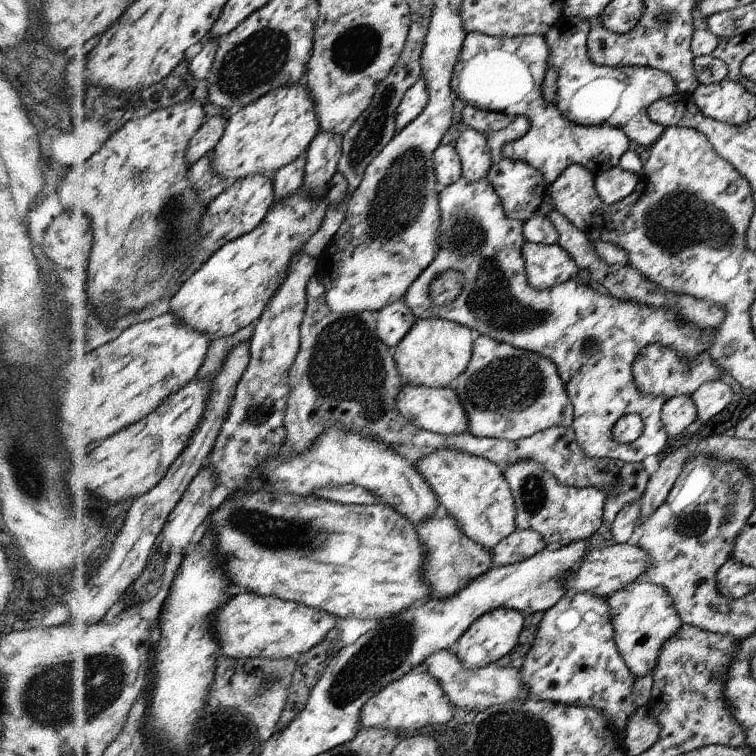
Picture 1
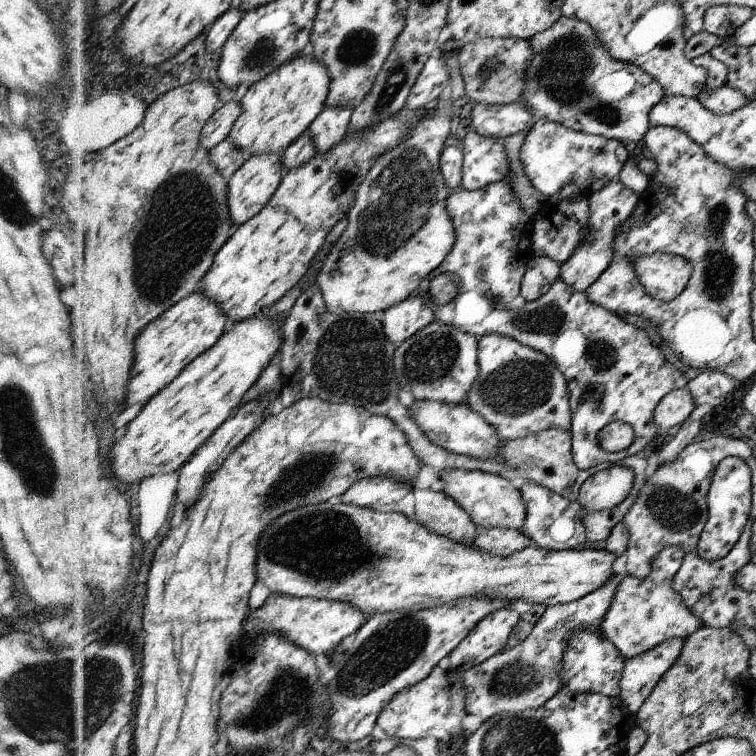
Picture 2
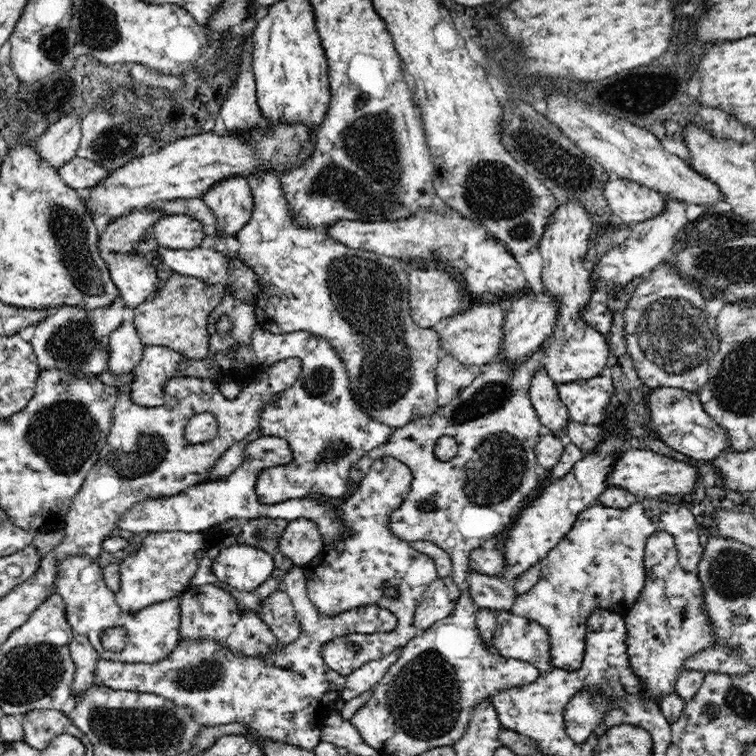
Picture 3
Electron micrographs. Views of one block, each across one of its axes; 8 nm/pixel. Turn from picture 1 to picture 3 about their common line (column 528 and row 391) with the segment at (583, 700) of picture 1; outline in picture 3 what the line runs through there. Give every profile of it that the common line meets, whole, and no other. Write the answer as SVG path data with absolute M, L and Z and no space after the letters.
M656 387L647 397L647 403L650 420L646 428L653 430L656 438L660 438L666 446L670 446L676 452L694 460L712 461L722 450L726 450L728 446L726 432L723 432L703 409L698 392Z

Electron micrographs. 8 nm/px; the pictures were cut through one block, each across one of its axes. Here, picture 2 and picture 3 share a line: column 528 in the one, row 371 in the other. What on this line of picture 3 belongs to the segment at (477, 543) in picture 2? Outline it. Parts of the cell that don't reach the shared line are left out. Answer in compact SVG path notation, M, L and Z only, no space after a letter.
M544 367L535 372L530 385L529 397L540 422L549 428L554 436L562 439L564 445L570 444L570 438L563 434L563 428L571 420L569 410L561 401L557 383L549 377Z

